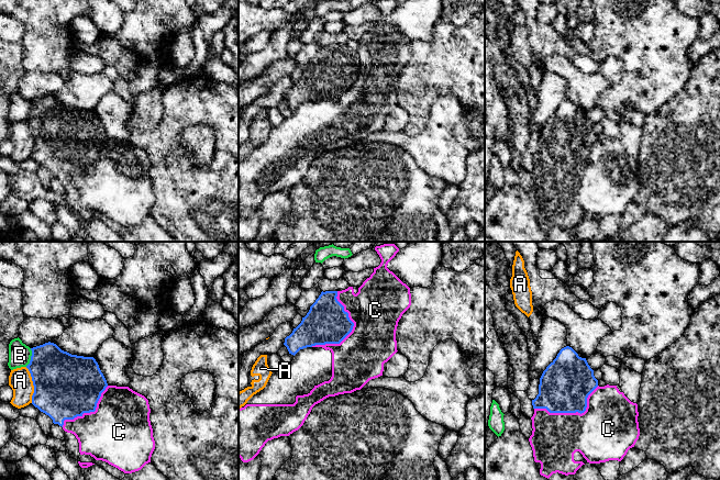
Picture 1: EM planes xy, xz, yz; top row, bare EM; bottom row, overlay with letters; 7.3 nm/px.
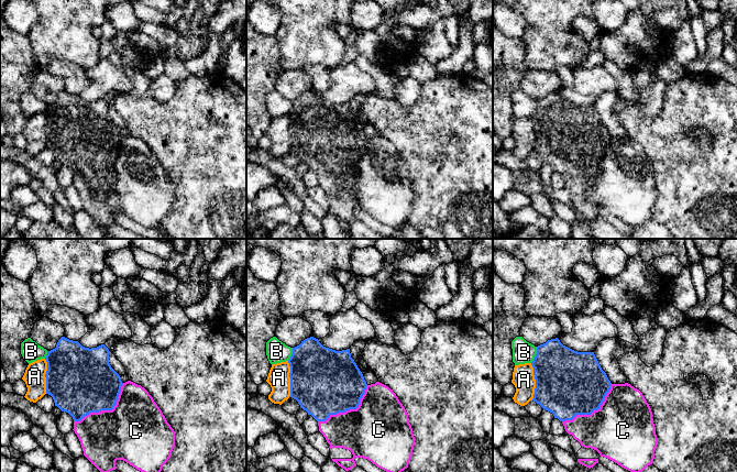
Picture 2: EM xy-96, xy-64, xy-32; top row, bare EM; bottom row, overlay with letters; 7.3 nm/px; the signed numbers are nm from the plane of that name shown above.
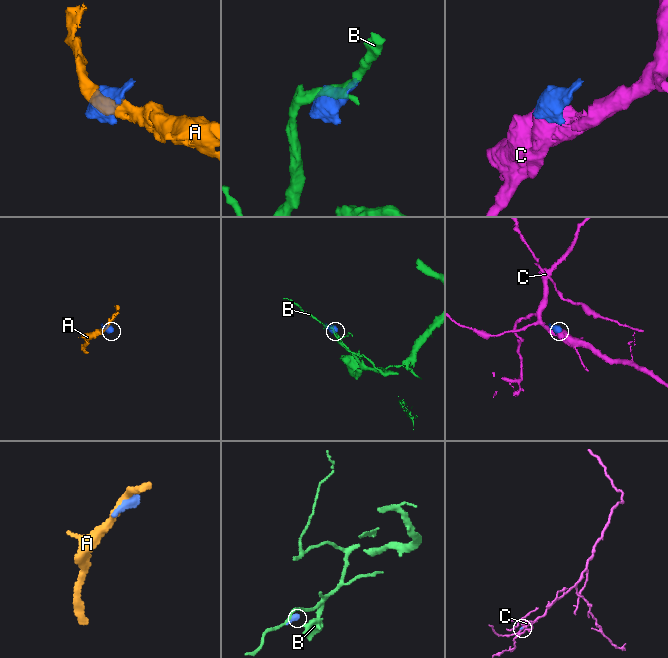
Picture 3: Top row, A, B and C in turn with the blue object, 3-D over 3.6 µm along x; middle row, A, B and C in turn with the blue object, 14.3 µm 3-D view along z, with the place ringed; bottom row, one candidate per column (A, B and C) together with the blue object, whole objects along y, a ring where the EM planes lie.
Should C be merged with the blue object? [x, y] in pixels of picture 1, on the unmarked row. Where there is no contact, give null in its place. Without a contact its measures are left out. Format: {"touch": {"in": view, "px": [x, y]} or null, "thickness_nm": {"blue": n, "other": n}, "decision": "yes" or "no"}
{"touch": {"in": "xz", "px": [351, 85]}, "thickness_nm": {"blue": 320, "other": 380}, "decision": "yes"}

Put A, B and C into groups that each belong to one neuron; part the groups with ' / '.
A / B / C

